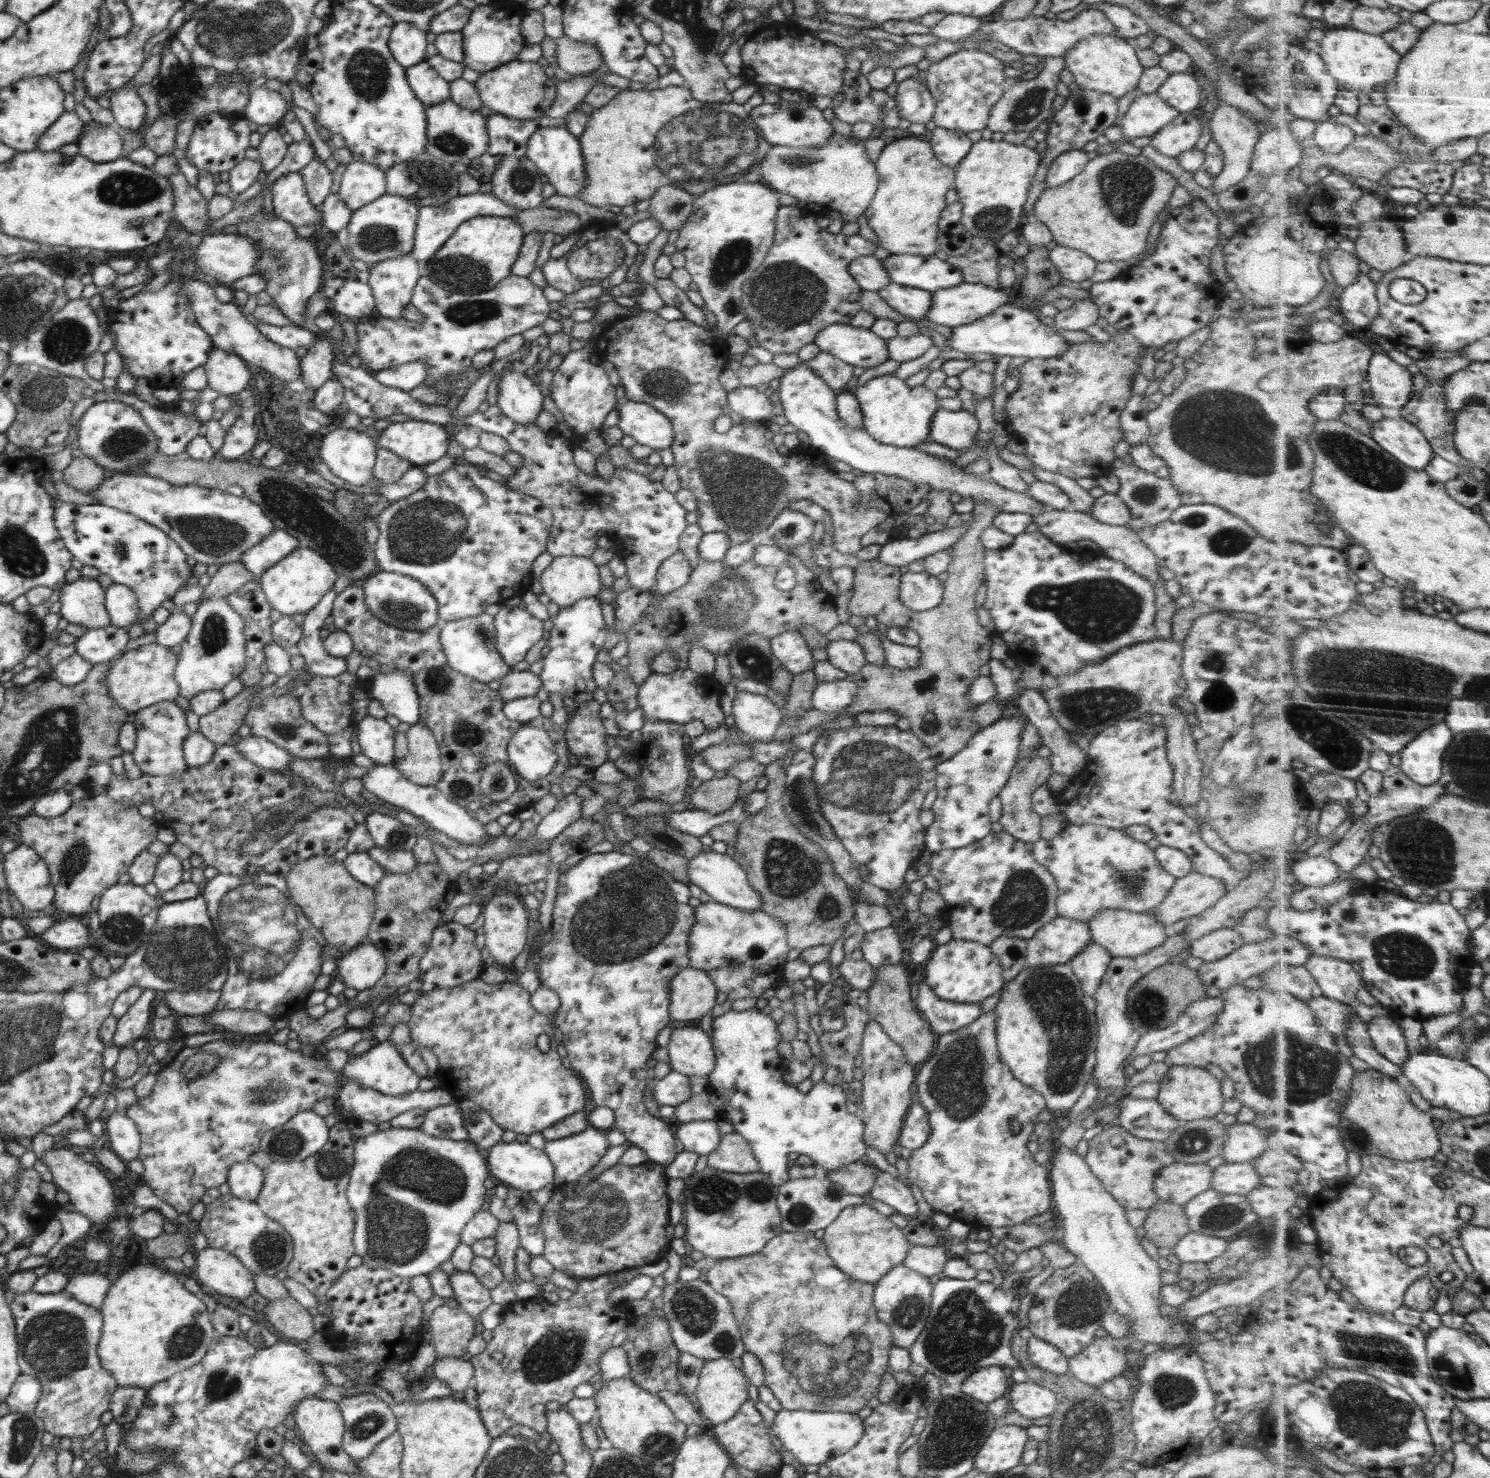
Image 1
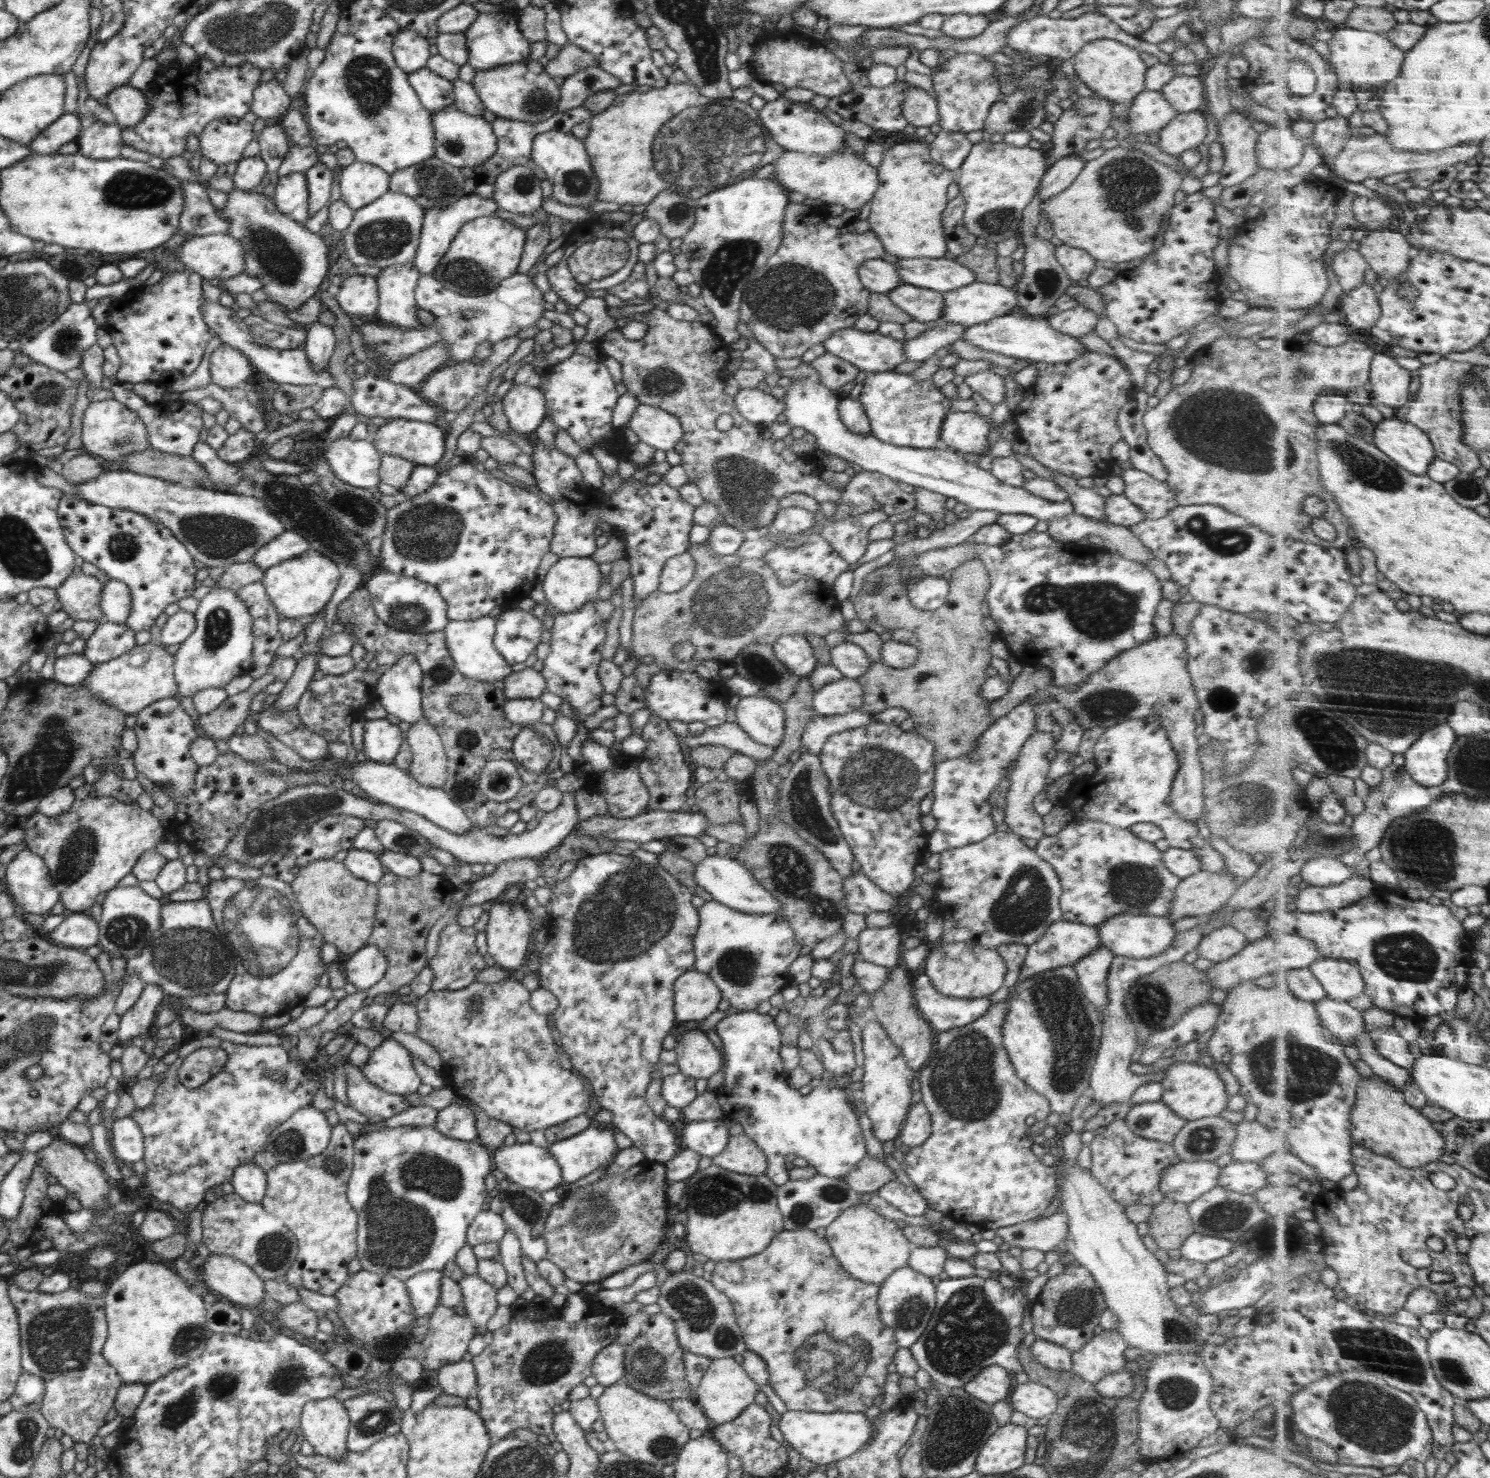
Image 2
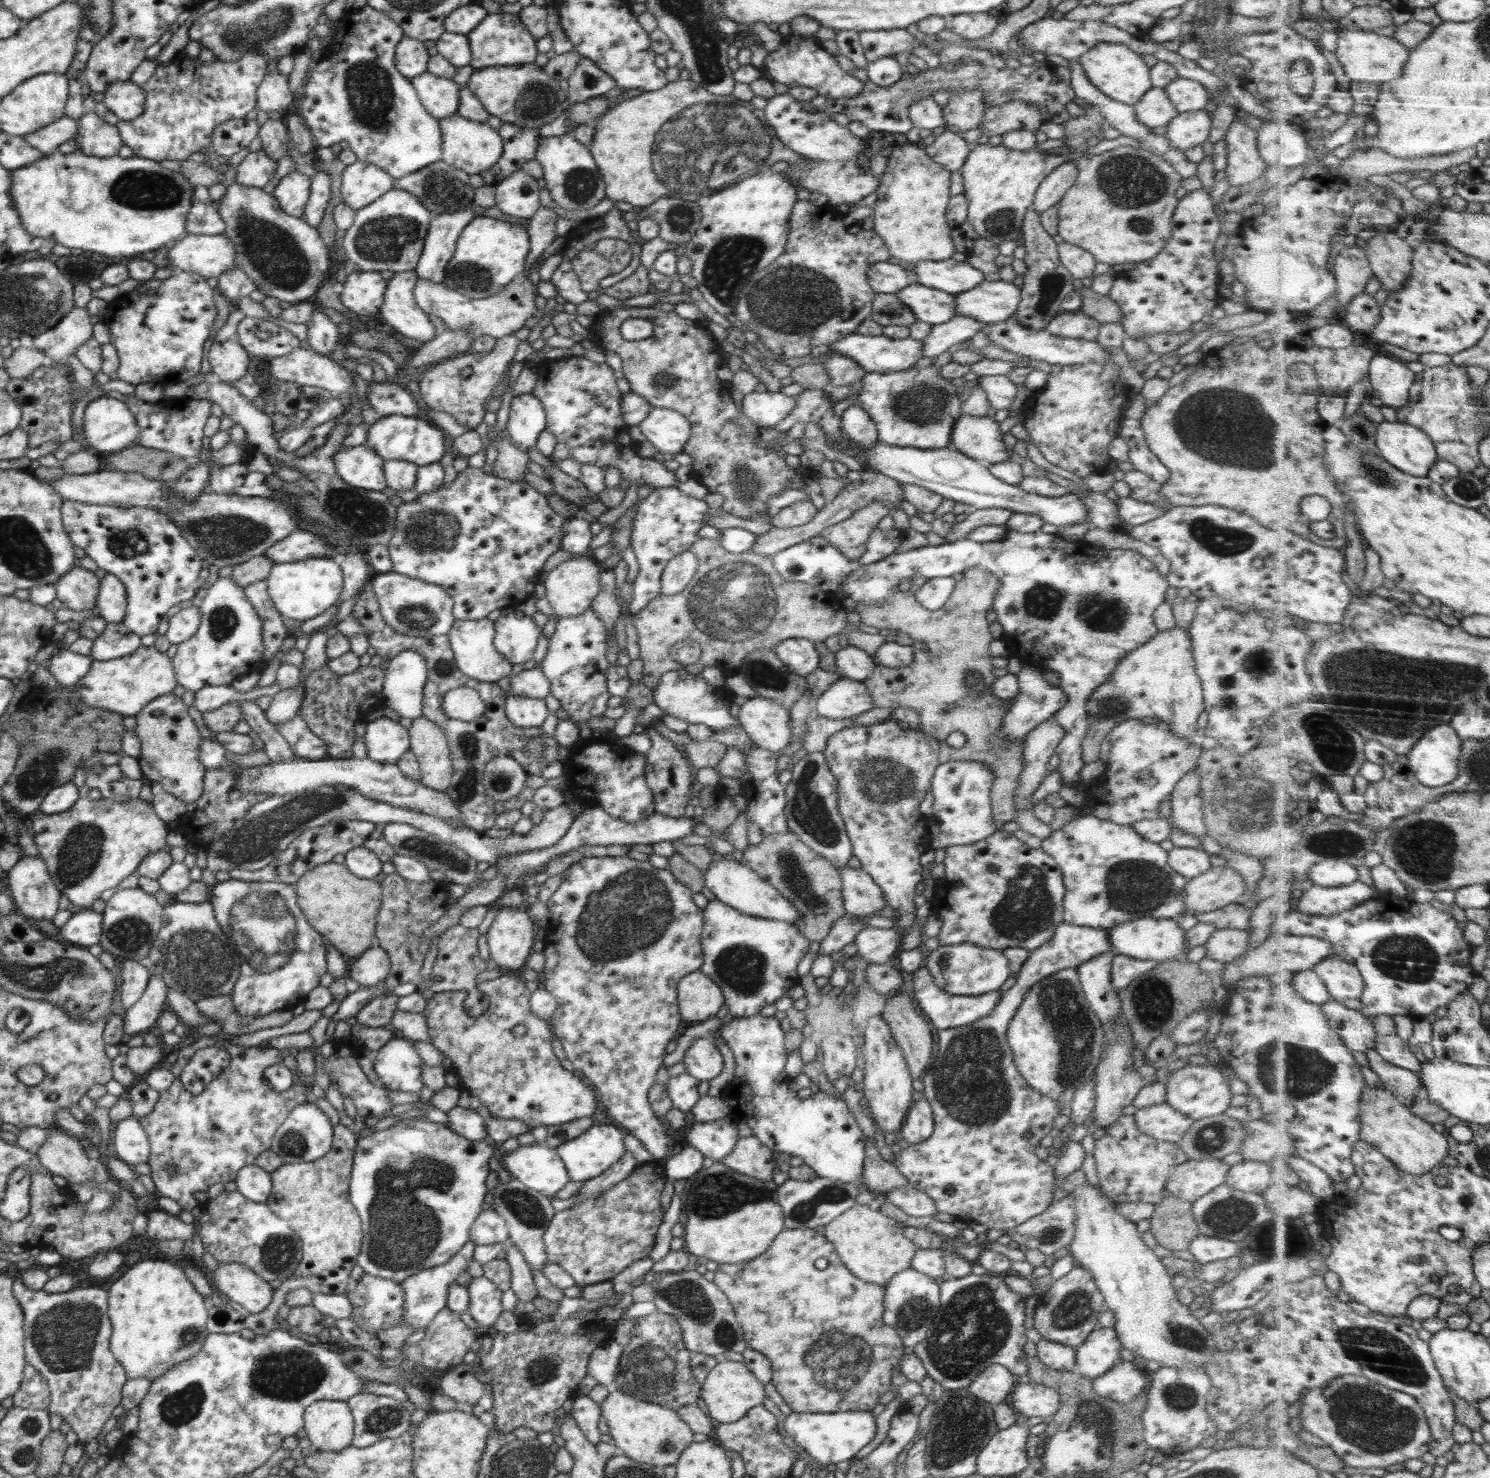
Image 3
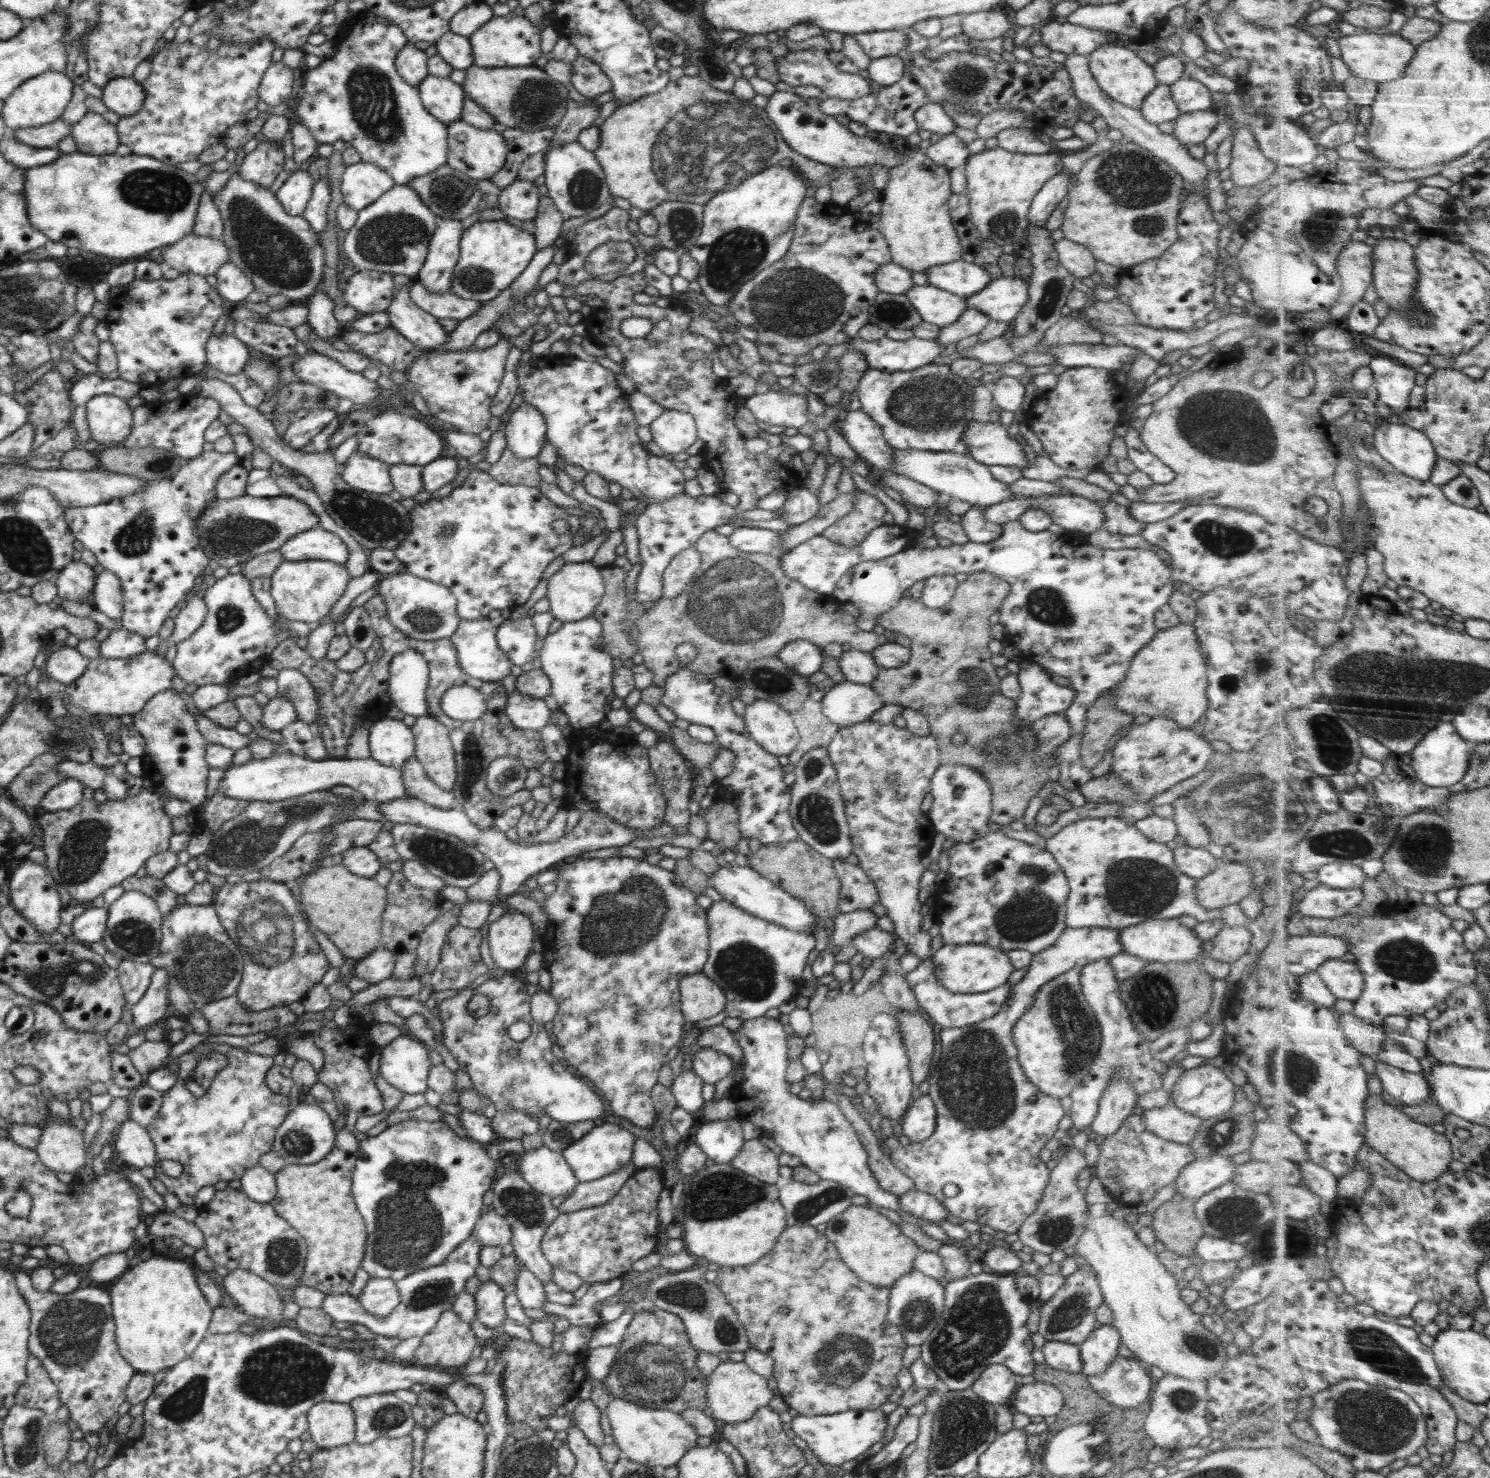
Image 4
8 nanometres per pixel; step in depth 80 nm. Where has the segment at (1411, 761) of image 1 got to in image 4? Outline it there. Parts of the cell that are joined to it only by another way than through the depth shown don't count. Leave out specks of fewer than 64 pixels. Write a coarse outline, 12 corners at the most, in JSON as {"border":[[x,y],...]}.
{"border":[[1453,722],[1417,747],[1411,765],[1429,786],[1465,778],[1473,748]]}

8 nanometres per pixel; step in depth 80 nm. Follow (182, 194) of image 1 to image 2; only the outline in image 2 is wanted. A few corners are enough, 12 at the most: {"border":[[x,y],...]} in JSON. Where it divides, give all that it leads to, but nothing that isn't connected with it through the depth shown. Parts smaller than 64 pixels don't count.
{"border":[[181,181],[180,232],[229,234],[200,183]]}

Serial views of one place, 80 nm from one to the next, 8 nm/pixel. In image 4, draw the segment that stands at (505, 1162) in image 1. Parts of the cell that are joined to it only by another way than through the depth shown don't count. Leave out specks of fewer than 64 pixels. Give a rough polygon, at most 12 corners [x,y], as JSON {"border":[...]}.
{"border":[[544,1146],[511,1161],[546,1198],[571,1195],[580,1182],[563,1152]]}

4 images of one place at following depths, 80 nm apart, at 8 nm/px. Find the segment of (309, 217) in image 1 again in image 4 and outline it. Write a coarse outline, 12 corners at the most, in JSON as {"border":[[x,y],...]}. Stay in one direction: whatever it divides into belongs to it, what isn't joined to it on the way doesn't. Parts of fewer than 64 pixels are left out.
{"border":[[303,169],[275,194],[286,212],[301,216],[315,180]]}

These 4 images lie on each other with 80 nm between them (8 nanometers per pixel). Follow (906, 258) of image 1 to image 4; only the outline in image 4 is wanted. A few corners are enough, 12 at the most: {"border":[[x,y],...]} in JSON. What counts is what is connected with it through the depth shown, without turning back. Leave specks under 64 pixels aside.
{"border":[[962,259],[928,268],[930,286],[964,298],[991,280]]}

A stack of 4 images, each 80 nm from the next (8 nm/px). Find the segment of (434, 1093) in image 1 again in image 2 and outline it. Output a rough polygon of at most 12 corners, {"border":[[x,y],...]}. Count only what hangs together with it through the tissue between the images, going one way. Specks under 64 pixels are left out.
{"border":[[346,1059],[350,1108],[371,1123],[407,1108],[402,1095],[372,1085]]}

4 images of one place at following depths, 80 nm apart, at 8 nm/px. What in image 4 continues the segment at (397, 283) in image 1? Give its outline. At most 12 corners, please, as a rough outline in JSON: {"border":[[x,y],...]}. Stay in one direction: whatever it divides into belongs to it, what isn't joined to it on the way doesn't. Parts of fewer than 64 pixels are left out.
{"border":[[398,287],[390,324],[421,351],[443,348],[449,334]]}

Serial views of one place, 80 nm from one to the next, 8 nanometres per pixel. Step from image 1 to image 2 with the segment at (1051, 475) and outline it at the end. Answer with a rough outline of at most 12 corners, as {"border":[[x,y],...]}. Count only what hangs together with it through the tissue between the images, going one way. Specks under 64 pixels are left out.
{"border":[[1053,474],[1074,514],[1105,518],[1105,498],[1079,480]]}

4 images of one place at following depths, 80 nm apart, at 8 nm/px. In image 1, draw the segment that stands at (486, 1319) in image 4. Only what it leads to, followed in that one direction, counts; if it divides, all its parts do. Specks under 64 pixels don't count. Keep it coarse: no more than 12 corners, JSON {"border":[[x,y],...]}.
{"border":[[454,1271],[450,1286],[459,1306],[484,1328],[481,1312],[490,1304],[490,1288],[470,1271]]}

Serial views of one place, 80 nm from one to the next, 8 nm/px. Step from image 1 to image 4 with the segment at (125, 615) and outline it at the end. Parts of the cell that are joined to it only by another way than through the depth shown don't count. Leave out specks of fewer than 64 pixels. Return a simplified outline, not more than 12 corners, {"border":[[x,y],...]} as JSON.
{"border":[[104,569],[93,590],[93,609],[122,617],[122,585]]}

